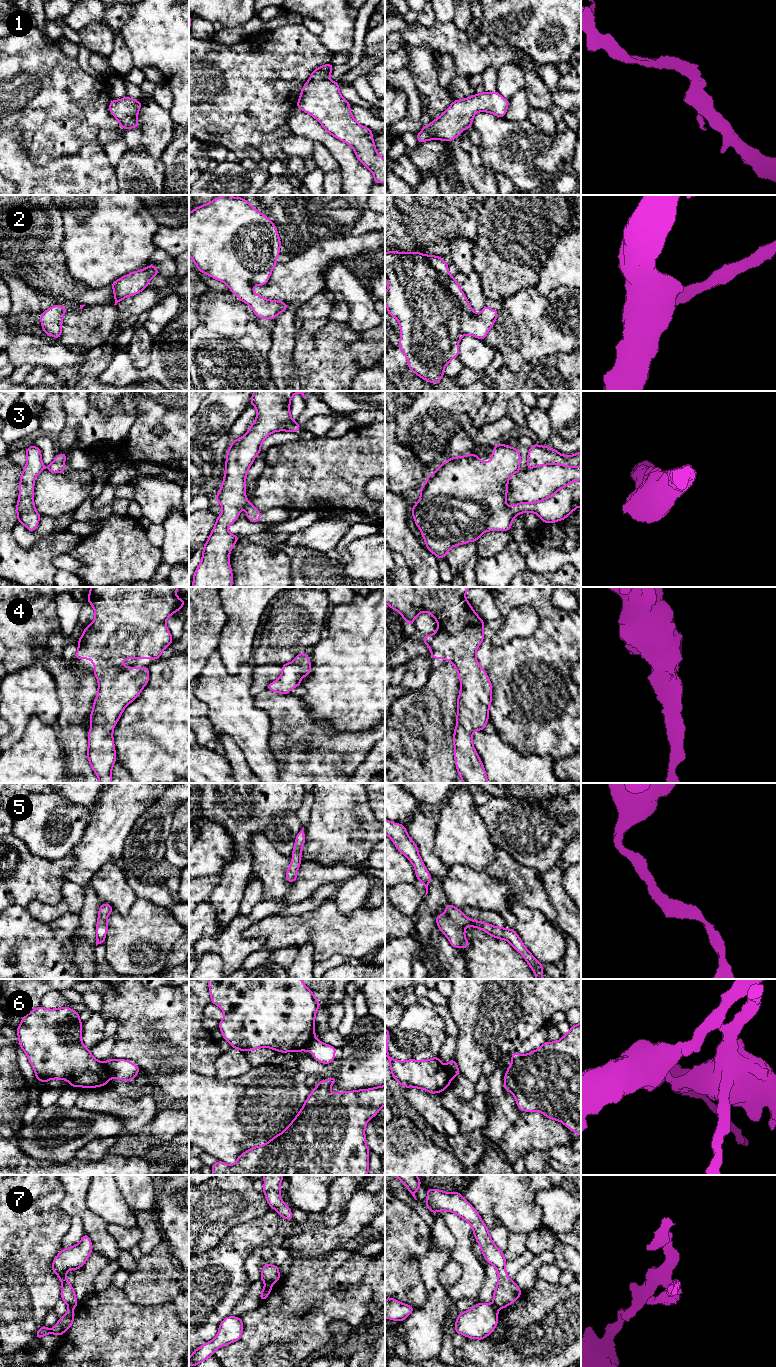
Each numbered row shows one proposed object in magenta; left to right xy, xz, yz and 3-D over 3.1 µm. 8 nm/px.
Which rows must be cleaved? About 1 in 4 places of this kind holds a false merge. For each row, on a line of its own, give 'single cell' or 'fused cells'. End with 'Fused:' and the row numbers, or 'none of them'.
1: single cell
2: single cell
3: single cell
4: single cell
5: single cell
6: fused cells
7: fused cells
Fused: 6, 7

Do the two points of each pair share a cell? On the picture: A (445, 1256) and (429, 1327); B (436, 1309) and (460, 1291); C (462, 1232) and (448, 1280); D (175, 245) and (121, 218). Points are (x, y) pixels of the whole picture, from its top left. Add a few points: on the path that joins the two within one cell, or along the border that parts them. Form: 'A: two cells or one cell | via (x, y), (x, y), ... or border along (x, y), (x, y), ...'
A: one cell | via (434, 1274), (436, 1309)
B: two cells | border along (445, 1288), (448, 1296), (453, 1301)
C: two cells | border along (452, 1258), (462, 1268), (462, 1275), (454, 1284)
D: two cells | border along (159, 225), (154, 236), (155, 247)

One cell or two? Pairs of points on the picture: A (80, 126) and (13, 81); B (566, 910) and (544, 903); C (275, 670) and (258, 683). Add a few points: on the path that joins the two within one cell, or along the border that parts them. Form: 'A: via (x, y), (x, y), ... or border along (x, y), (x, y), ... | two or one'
A: via (63, 109), (46, 93), (30, 83) | one
B: border along (543, 884), (559, 928) | two
C: via (271, 672), (262, 679) | one

